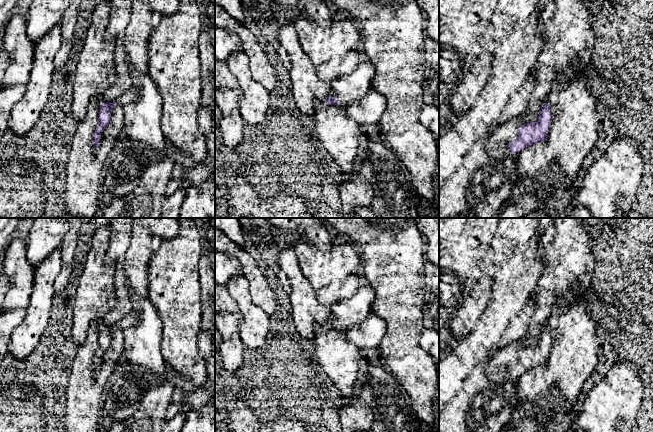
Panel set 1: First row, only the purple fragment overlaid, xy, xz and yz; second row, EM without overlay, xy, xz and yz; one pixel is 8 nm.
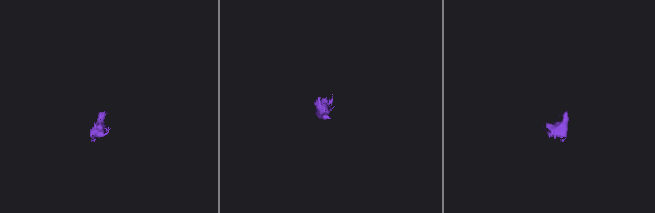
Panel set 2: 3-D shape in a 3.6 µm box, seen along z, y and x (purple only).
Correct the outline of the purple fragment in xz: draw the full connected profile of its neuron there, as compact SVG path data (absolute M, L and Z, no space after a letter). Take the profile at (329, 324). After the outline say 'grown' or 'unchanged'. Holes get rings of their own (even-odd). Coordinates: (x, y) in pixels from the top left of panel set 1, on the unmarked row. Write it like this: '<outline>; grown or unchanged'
M361 286L350 298L331 305L333 321L327 321L324 326L328 329L348 330L354 325L361 324L372 313L371 305L376 298L375 291L370 286Z; grown

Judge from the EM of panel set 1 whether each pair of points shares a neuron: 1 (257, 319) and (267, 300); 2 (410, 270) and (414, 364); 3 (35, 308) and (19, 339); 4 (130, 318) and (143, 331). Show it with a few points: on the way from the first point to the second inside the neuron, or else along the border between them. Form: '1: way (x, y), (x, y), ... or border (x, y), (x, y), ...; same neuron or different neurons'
1: border (249, 289), (251, 300), (268, 315); different neurons
2: way (409, 293), (409, 341); same neuron
3: way (35, 316), (34, 324), (27, 331); same neuron
4: border (132, 309), (137, 315), (137, 321), (123, 331); different neurons

